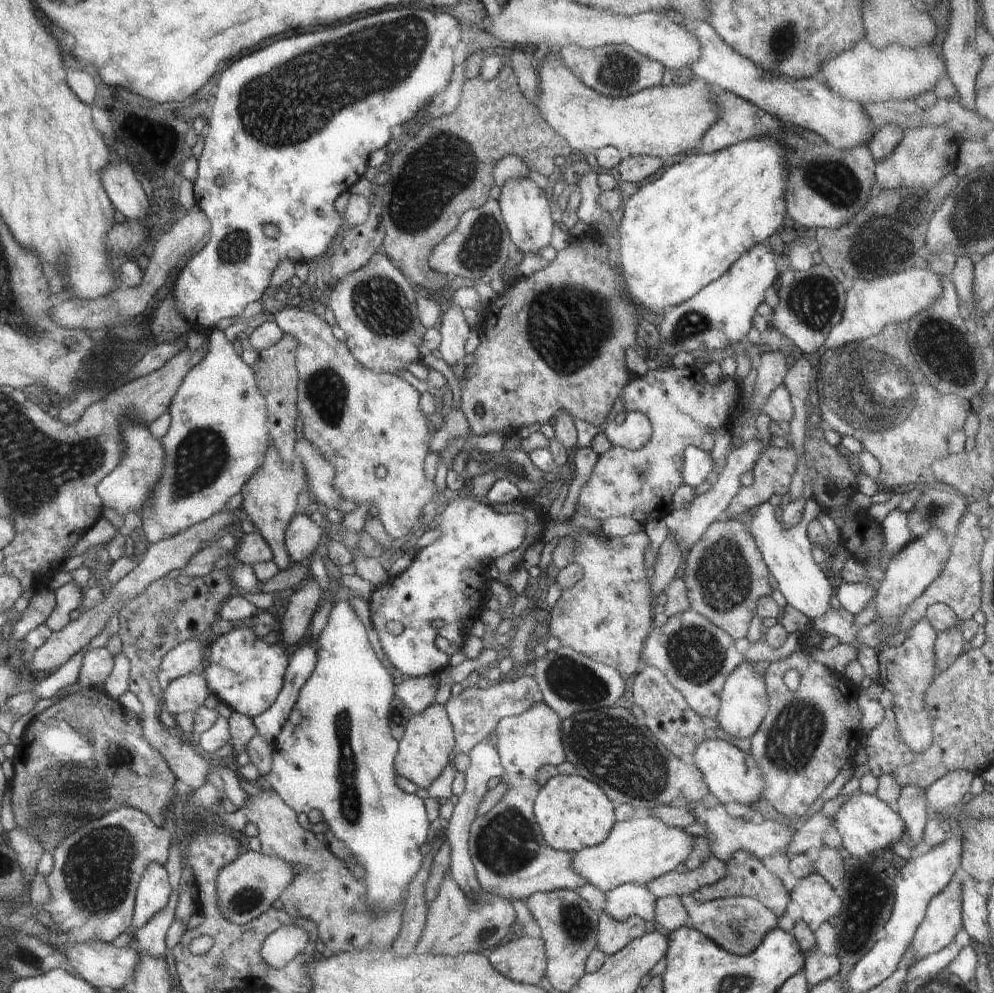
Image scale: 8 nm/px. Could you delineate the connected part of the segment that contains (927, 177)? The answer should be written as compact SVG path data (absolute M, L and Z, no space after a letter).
M948 125L912 127L903 133L902 140L892 154L889 154L884 160L875 162L875 183L880 188L892 190L912 187L928 191L929 188L940 182L944 175L956 169L959 146L955 132Z

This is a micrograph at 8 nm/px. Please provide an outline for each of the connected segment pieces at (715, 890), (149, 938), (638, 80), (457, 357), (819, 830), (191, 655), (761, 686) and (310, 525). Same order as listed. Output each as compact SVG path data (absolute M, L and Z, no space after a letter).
M736 852L725 864L725 875L716 882L708 886L696 889L692 896L700 902L711 901L726 897L754 897L757 898L772 914L777 917L785 914L786 906L791 901L790 895L784 883L772 874L763 864L762 861L755 857L751 852Z
M169 900L168 906L159 912L147 925L136 931L134 936L142 951L157 959L166 958L166 935L175 919L174 908L178 900Z
M569 44L563 46L557 56L586 86L609 97L625 97L639 90L658 86L664 72L664 64L628 45L604 45L589 49Z
M454 304L445 306L444 318L440 324L441 343L439 351L442 359L451 367L456 362L461 362L466 356L464 345L470 334L470 327L466 323L462 309Z
M820 811L814 813L794 831L784 855L792 858L796 855L802 855L810 848L823 848L822 834L832 822L833 820L831 821L828 817L825 817Z
M190 639L178 645L161 661L160 685L164 691L170 681L201 670L200 642Z
M748 660L742 663L733 674L730 674L724 684L721 706L716 716L725 732L738 738L750 738L758 730L769 709L764 679L765 677L757 671L756 664Z
M298 513L297 517L293 517L285 534L286 548L292 562L302 562L304 558L310 558L320 542L320 536L322 527L317 526L310 516Z

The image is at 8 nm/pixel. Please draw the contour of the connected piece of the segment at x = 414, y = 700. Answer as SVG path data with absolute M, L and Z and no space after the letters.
M438 675L402 678L398 687L398 696L409 706L413 714L421 713L434 703L439 679Z

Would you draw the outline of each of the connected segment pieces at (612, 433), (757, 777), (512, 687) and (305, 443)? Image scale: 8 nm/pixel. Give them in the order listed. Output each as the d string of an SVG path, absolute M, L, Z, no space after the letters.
M632 411L626 415L623 424L614 421L603 426L603 433L616 447L637 451L649 444L653 436L652 423L643 412Z
M709 734L708 738L696 747L692 756L691 761L705 775L705 781L710 787L710 792L723 805L737 802L751 807L754 802L758 802L763 797L768 781L763 777L757 762L749 752L742 751L736 745Z
M528 675L515 681L493 682L486 689L469 687L464 689L459 696L451 696L444 705L450 716L455 736L455 748L451 760L458 751L468 754L474 746L490 736L501 718L524 714L534 705L542 702L543 696L538 683L535 678Z
M301 437L300 439L297 440L296 444L295 444L295 458L298 459L301 463L304 463L304 466L306 467L306 470L307 470L307 473L308 473L308 476L309 476L309 488L310 488L310 493L313 493L314 494L314 499L316 500L316 502L321 506L322 510L323 511L326 511L326 510L329 510L330 508L334 508L338 511L340 511L342 514L342 519L343 517L345 516L346 513L342 512L341 510L339 510L339 506L340 506L340 502L342 502L342 500L344 500L343 496L338 492L338 490L335 489L335 486L333 485L333 478L335 477L335 468L333 467L333 464L331 463L331 461L329 461L326 457L323 456L323 454L321 453L321 450L314 444L314 443L311 443L310 440L308 440L306 437Z

